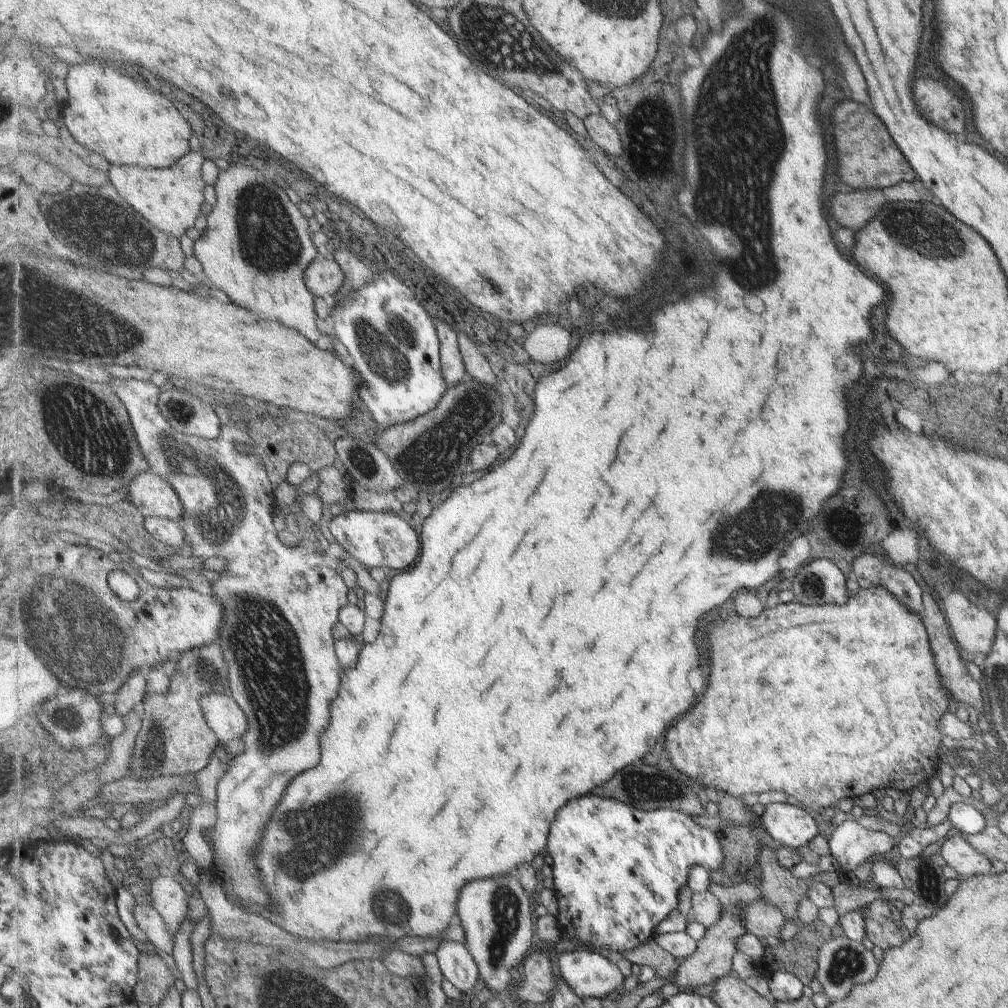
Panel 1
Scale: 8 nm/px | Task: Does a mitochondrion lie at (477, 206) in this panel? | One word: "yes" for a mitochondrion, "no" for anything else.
no

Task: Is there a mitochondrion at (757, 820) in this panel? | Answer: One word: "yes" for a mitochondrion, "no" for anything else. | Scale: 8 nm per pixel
no

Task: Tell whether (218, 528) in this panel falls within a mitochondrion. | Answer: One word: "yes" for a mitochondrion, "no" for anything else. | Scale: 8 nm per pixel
yes

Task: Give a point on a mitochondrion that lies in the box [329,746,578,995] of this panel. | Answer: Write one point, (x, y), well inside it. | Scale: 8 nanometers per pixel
(504, 904)

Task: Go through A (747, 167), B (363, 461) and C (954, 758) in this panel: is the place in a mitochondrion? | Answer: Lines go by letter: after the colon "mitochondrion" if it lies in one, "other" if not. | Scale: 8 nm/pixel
A: mitochondrion
B: mitochondrion
C: mitochondrion

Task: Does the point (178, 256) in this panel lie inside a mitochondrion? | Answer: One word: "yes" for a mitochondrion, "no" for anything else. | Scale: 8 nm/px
no

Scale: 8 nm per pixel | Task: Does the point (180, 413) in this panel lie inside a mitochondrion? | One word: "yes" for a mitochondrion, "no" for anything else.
yes

